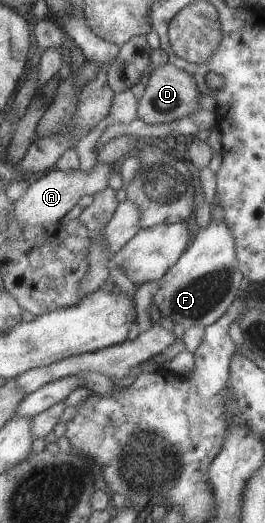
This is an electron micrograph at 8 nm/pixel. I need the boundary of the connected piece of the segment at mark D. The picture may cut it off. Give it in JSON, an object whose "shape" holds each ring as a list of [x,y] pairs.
{"shape":[[[167,62],[158,67],[149,64],[145,74],[147,83],[142,97],[137,100],[136,119],[140,119],[146,124],[166,124],[166,122],[178,120],[178,118],[200,109],[196,105],[199,95],[196,83],[183,70]]]}

